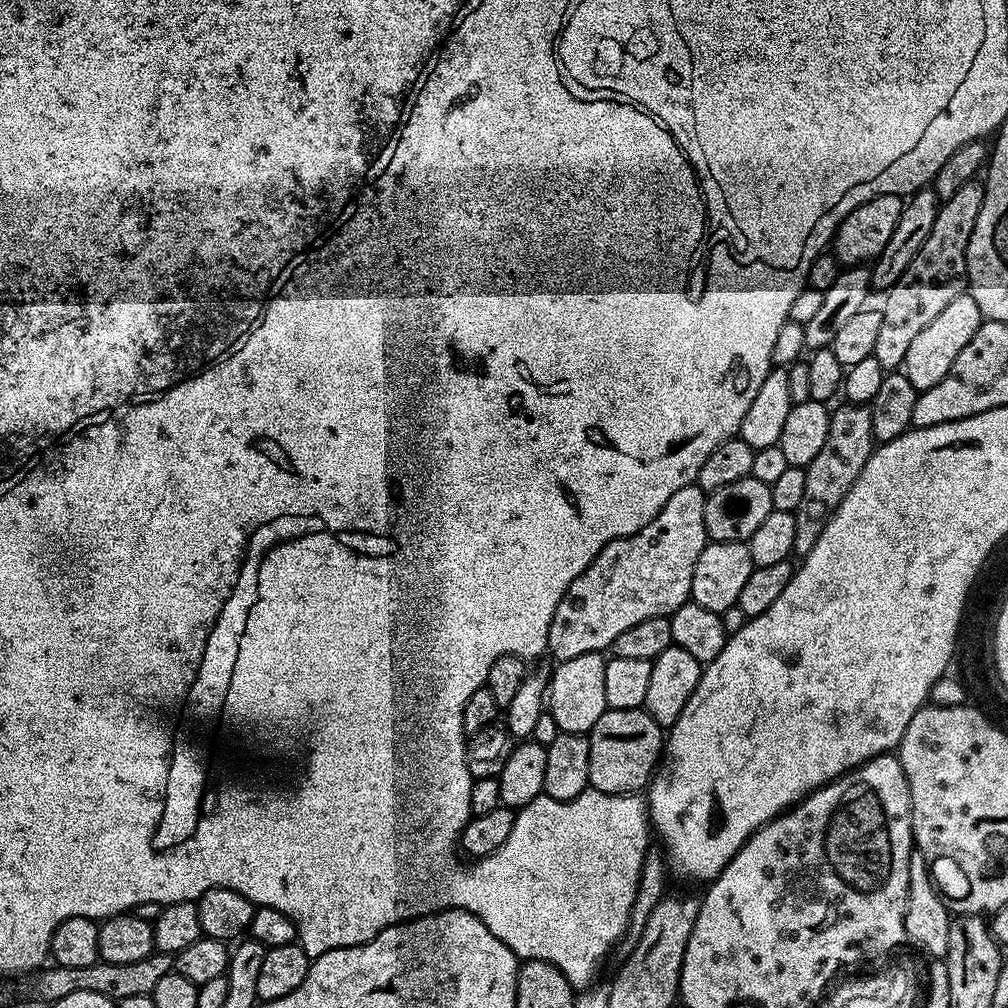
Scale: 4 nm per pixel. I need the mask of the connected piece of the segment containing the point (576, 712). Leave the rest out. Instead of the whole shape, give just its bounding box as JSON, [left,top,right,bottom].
[546,652,608,732]

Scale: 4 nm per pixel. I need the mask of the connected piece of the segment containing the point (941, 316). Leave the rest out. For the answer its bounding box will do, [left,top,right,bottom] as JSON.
[902,292,982,393]

